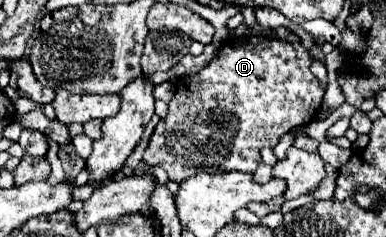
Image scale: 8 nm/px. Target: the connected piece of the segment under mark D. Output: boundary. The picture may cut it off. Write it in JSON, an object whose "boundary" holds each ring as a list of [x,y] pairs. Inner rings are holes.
{"boundary":[[[247,35],[247,37],[231,37],[225,41],[225,45],[219,49],[217,57],[211,59],[211,63],[207,67],[203,67],[199,73],[195,75],[187,75],[187,77],[179,77],[175,81],[175,97],[169,101],[169,113],[165,119],[161,119],[151,135],[151,141],[149,141],[149,147],[147,147],[147,153],[143,155],[143,161],[147,165],[157,165],[161,167],[171,181],[177,181],[177,183],[183,183],[187,177],[195,177],[199,173],[215,173],[215,171],[255,171],[261,163],[261,149],[263,147],[275,147],[277,141],[289,133],[291,129],[295,127],[301,127],[301,125],[307,125],[315,115],[319,112],[323,96],[325,93],[325,87],[315,79],[315,75],[309,71],[313,59],[309,55],[309,51],[299,45],[299,43],[289,43],[289,41],[283,41],[283,39],[277,39],[277,37],[269,37],[269,35]]]}

